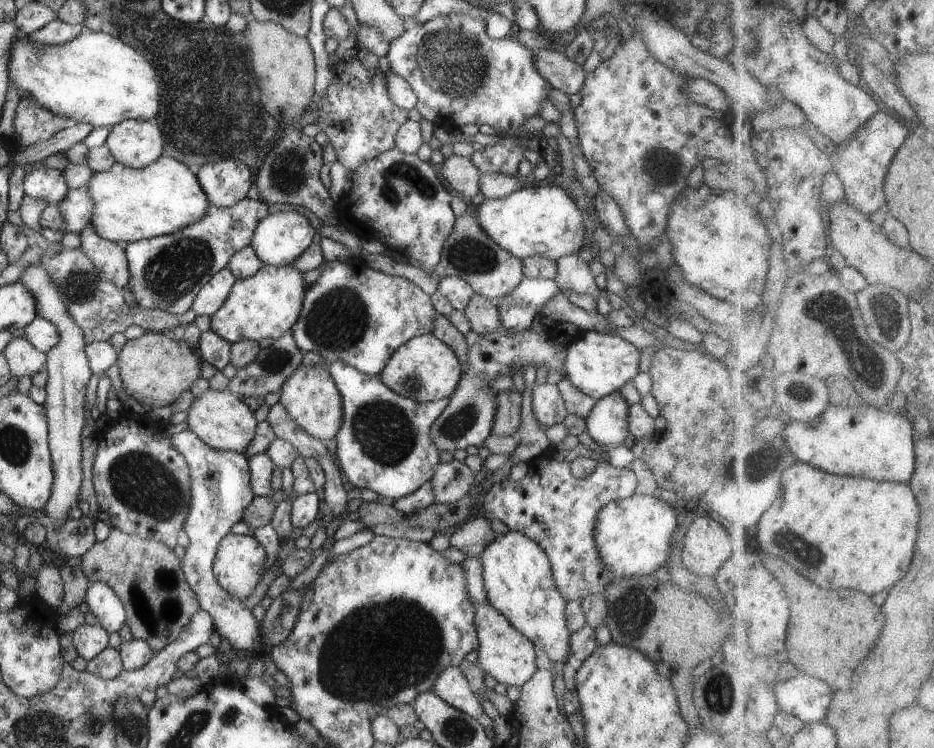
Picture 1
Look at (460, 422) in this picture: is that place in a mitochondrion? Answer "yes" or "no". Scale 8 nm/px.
yes

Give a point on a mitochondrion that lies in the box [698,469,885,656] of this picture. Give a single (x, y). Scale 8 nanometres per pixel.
(808, 551)

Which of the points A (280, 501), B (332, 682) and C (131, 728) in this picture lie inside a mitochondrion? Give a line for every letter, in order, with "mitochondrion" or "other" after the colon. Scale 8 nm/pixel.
A: other
B: mitochondrion
C: mitochondrion

